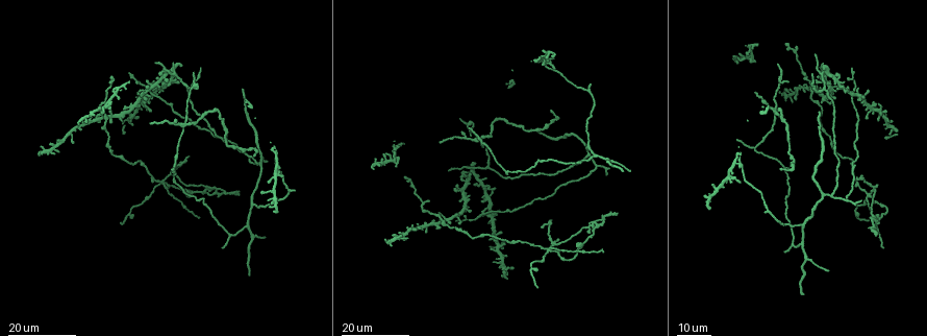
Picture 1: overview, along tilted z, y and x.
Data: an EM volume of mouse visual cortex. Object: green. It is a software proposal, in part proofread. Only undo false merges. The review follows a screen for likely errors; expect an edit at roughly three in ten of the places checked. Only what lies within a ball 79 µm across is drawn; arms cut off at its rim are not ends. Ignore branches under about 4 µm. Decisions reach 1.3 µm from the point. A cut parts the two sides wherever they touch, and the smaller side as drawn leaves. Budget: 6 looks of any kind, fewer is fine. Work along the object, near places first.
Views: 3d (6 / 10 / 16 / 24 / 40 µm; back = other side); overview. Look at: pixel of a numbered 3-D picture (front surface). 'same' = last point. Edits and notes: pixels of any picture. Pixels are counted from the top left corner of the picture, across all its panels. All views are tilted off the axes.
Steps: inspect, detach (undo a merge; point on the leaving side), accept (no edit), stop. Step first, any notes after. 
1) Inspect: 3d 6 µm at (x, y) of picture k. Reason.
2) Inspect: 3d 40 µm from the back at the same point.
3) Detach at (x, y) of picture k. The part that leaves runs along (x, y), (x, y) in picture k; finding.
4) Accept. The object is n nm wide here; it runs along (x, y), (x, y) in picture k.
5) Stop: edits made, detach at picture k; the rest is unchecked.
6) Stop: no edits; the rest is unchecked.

Inspect: 3d 16 µm at (487, 167) of picture 1. Arms part here.

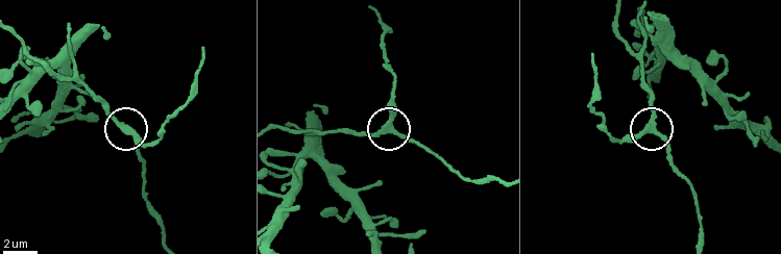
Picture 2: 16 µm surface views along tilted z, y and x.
Inspect: 3d 10 µm at (121, 127) of picture 2.

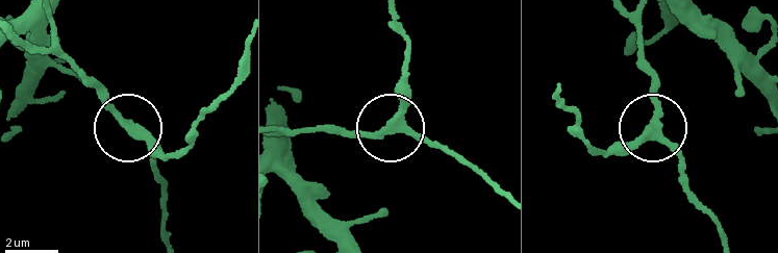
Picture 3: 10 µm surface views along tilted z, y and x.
Accept. The object is 280 nm wide here; it runs along (726, 236), (689, 190), (678, 155), (654, 133), (596, 150) in picture 3; continuous, no second neuron.

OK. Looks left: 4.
Inspect: 3d 16 µm at (831, 196) of picture 1. Three-way junction.

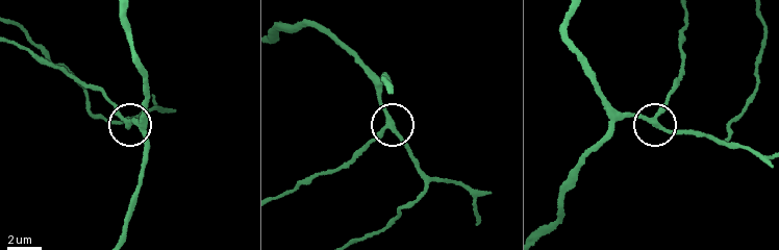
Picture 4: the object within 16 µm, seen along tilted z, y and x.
Inspect: 3d 10 µm at (390, 126) of picture 4.

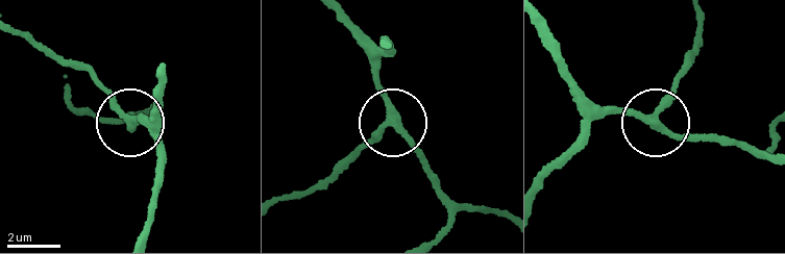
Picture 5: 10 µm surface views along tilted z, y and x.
Accept. The side arm is 53 µm long; it runs along (769, 146), (756, 154), (661, 130), (657, 115), (685, 58) in picture 5; continuous, no second neuron.

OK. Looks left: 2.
Inspect: 3d 24 µm at (801, 245) of picture 1. Four arms meet.

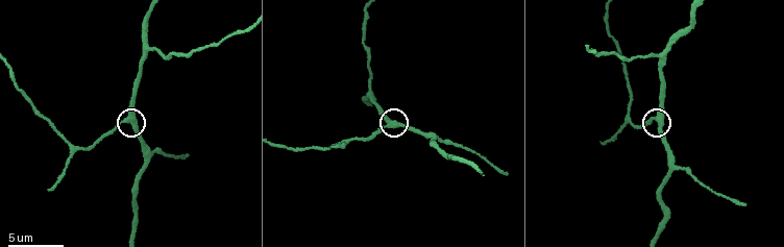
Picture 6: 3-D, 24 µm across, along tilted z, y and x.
Inspect: 3d 10 µm at (388, 125) of picture 6. Closer look.

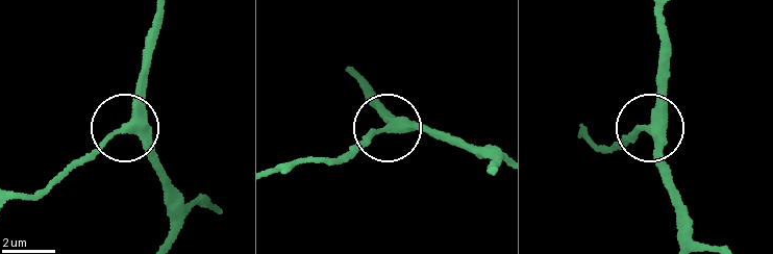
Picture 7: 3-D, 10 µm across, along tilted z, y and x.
Accept. 4 arms meet here; it runs along (160, 18), (149, 81), (129, 129), (165, 171) in picture 7; continuous, no second neuron.

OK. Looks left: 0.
Stop: no edits; the rest is unchecked.

